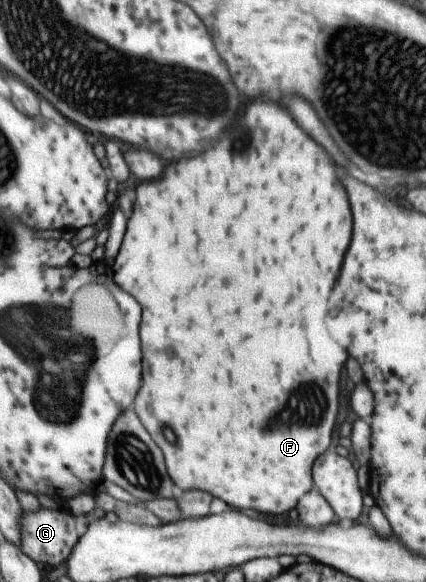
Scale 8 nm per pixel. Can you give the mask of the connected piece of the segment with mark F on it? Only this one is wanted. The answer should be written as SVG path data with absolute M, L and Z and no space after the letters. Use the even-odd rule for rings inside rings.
M252 101L240 119L246 121L238 121L232 129L228 129L222 135L222 141L214 149L208 149L208 153L170 163L160 179L140 183L140 187L136 185L132 217L126 223L120 251L114 258L112 279L116 285L128 291L138 305L142 305L142 377L146 377L146 385L142 385L142 393L138 393L134 399L134 413L152 441L160 447L168 477L182 491L200 489L222 499L232 509L250 509L262 517L284 515L297 507L298 501L312 491L313 464L332 443L332 431L340 405L340 373L348 355L342 347L336 349L336 345L328 345L330 337L322 319L326 315L328 293L336 283L342 257L350 243L352 225L346 193L334 175L328 155L294 125L284 109L272 101ZM274 309L284 309L288 317L270 317L272 325L264 325L264 317Z

